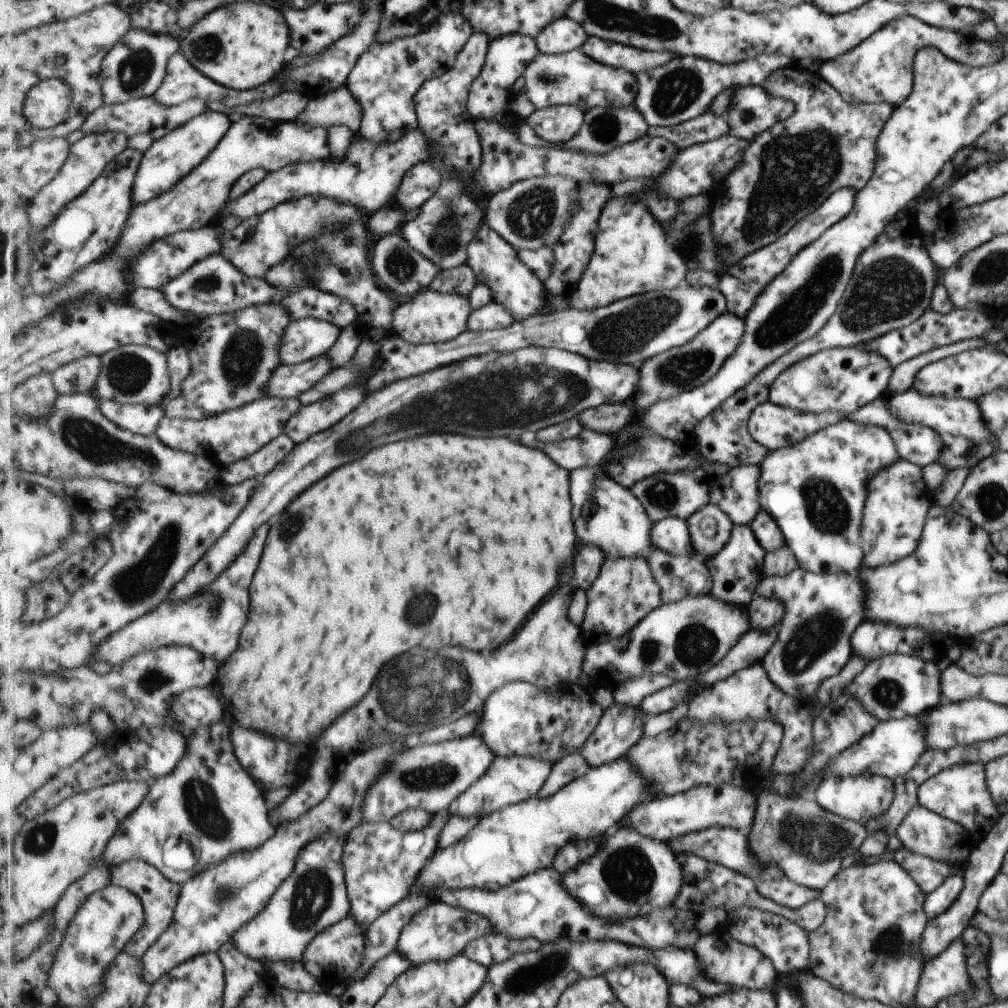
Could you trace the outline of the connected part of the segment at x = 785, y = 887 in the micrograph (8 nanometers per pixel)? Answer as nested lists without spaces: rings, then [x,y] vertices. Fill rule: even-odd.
[[[785,877],[759,882],[756,890],[766,899],[790,909],[803,907],[805,903],[819,899],[821,892],[814,888],[798,885]]]

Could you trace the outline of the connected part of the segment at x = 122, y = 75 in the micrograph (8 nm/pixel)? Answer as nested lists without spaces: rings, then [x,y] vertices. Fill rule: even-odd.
[[[131,28],[109,51],[103,62],[103,94],[105,104],[119,104],[143,97],[153,97],[164,82],[168,62],[181,52],[181,40],[171,35],[154,35]]]

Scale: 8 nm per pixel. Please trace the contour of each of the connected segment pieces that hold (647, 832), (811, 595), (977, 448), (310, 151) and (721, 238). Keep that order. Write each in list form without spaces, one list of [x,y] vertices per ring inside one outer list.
[[[722,785],[696,786],[682,793],[649,798],[647,803],[631,811],[623,820],[623,826],[635,829],[646,837],[669,842],[690,832],[704,831],[709,827],[733,827],[747,832],[751,828],[756,812],[756,800],[752,794],[741,788]]]
[[[798,566],[789,574],[780,577],[764,575],[759,580],[755,595],[765,598],[775,597],[784,606],[784,615],[779,624],[775,642],[771,650],[765,654],[765,658],[761,660],[761,664],[765,664],[765,674],[781,692],[793,699],[805,701],[807,698],[813,698],[819,684],[825,678],[835,676],[849,660],[849,654],[852,651],[852,648],[849,648],[849,634],[856,630],[864,618],[863,581],[858,574],[824,575],[812,573]]]
[[[913,388],[902,393],[886,393],[883,397],[892,409],[892,414],[899,420],[905,423],[928,425],[929,428],[934,429],[941,436],[943,448],[941,448],[939,458],[935,459],[935,463],[948,470],[954,468],[970,469],[980,460],[995,455],[997,452],[994,436],[988,429],[988,425],[985,424],[980,408],[975,401],[928,397]]]
[[[245,115],[234,121],[216,150],[189,176],[163,196],[158,196],[145,204],[135,205],[116,246],[106,257],[88,264],[73,276],[69,284],[49,296],[32,291],[29,296],[25,296],[24,302],[21,303],[19,330],[37,326],[45,320],[45,317],[53,315],[57,309],[62,309],[68,303],[75,303],[88,294],[92,294],[95,298],[99,294],[107,301],[119,300],[127,292],[127,280],[132,263],[143,251],[151,248],[153,243],[179,231],[197,230],[215,224],[223,213],[224,204],[230,200],[233,185],[246,172],[265,169],[272,173],[292,164],[327,161],[331,158],[327,136],[329,136],[327,129],[321,127],[308,129],[295,121],[275,121],[252,115]]]
[[[800,64],[772,72],[761,86],[771,96],[792,101],[795,111],[787,120],[775,123],[750,141],[740,163],[710,192],[711,205],[707,210],[710,234],[718,245],[716,256],[724,266],[722,271],[717,271],[718,275],[730,266],[736,266],[749,253],[779,239],[795,223],[815,211],[837,188],[857,188],[860,191],[865,187],[877,163],[876,139],[895,110],[887,103],[848,102],[832,85]]]

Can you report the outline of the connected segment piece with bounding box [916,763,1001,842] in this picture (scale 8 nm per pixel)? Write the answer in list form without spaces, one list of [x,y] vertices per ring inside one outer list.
[[[955,763],[940,770],[919,785],[916,797],[919,806],[958,823],[969,834],[972,829],[980,830],[982,836],[979,842],[1001,815],[993,804],[991,793],[988,792],[987,777],[981,763]]]

